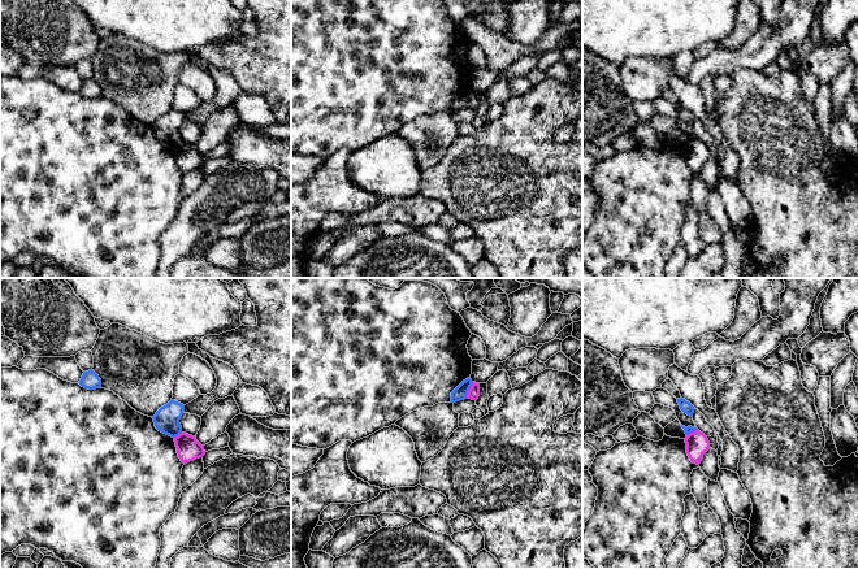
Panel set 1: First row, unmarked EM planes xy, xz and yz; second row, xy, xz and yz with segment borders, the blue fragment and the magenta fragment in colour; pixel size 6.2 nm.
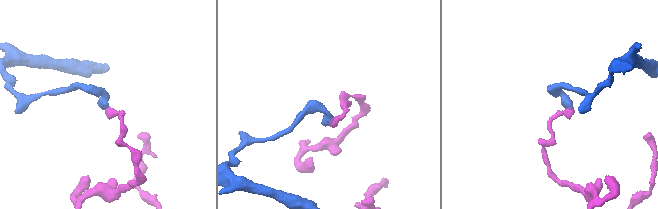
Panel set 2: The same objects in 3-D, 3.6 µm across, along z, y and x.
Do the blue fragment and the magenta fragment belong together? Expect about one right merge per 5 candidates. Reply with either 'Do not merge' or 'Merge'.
Do not merge

